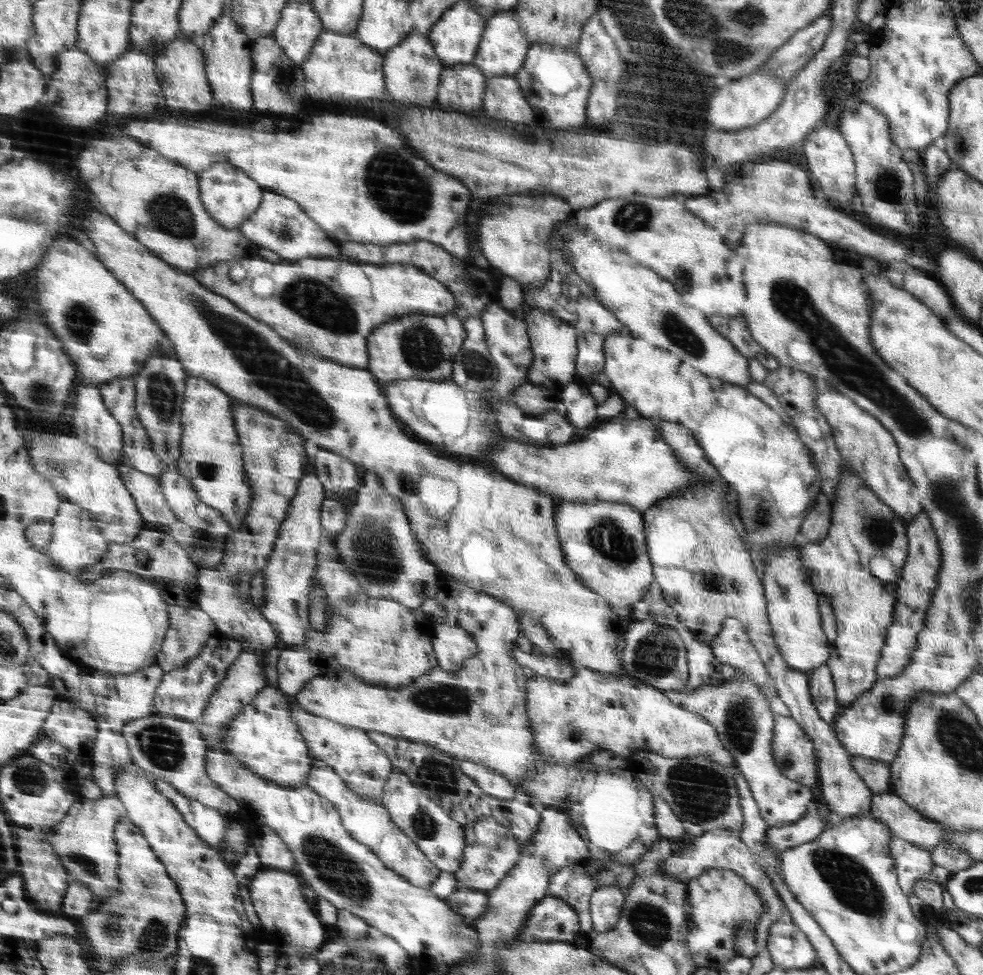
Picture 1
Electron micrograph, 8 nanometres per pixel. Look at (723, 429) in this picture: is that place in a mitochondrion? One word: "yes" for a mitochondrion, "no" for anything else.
no

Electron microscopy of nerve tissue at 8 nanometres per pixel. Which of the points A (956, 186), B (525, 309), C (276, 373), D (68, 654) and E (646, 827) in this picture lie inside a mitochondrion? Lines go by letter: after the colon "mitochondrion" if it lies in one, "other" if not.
A: other
B: other
C: mitochondrion
D: other
E: other

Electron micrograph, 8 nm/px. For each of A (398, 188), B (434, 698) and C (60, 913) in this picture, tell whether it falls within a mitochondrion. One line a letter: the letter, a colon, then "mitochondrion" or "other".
A: mitochondrion
B: mitochondrion
C: other

